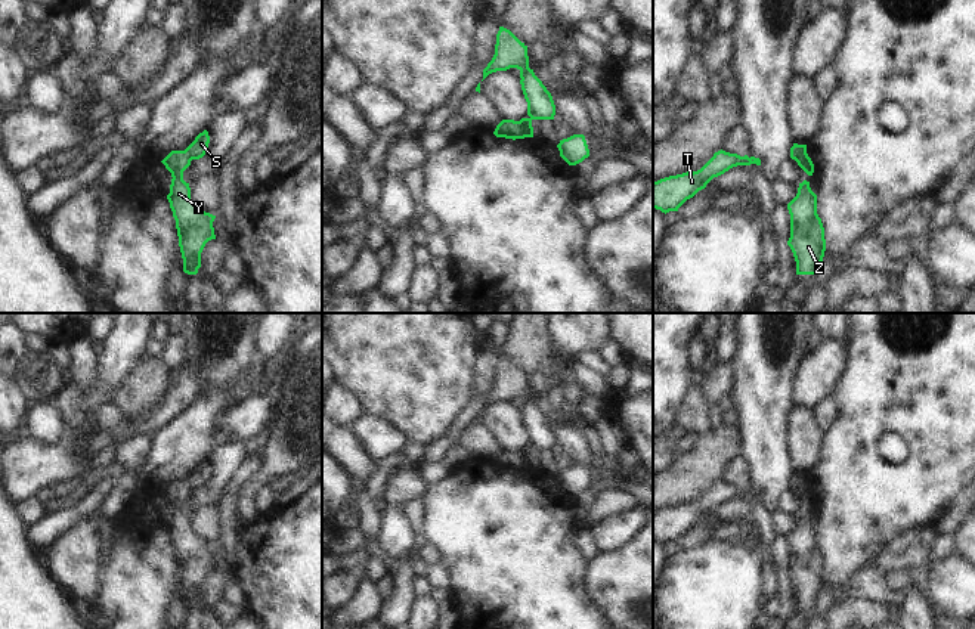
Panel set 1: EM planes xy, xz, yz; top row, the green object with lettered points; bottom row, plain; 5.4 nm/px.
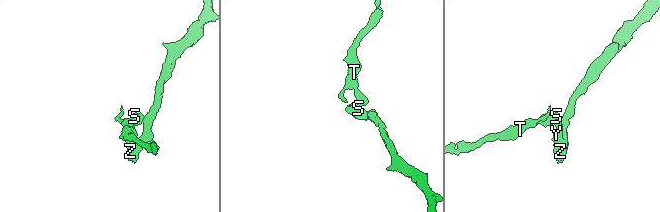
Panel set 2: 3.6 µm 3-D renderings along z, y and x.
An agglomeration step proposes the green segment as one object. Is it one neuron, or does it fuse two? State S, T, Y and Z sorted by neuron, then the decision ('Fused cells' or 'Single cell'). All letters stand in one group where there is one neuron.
Groups: S T / Y Z. Fused cells.

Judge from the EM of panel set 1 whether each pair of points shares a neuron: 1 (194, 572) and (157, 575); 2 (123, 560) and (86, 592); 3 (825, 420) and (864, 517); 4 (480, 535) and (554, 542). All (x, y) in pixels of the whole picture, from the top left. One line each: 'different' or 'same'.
1: different
2: different
3: different
4: same

